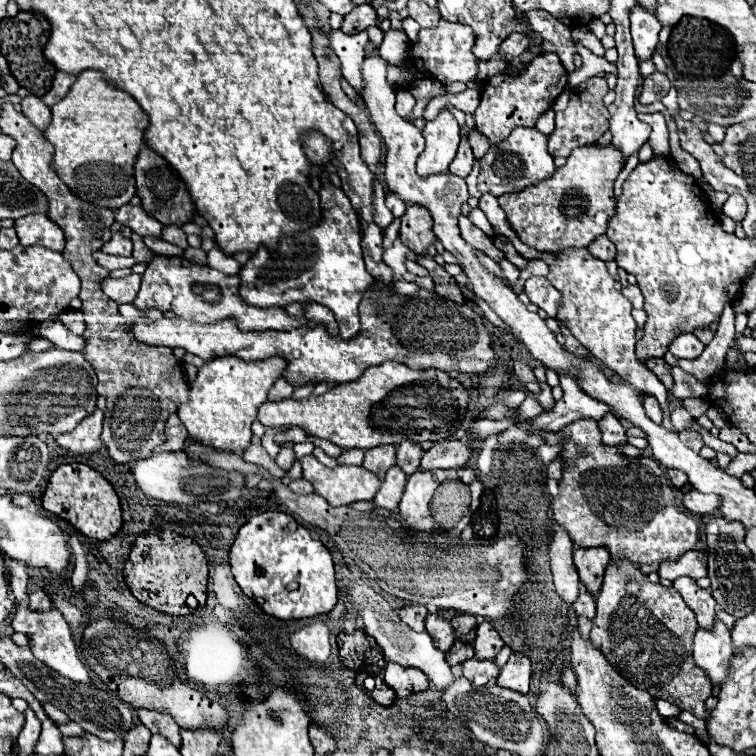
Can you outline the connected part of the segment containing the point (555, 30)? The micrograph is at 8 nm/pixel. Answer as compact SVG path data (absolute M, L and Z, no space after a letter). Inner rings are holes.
M531 10L525 16L531 24L531 30L541 36L541 48L545 52L555 52L567 72L573 72L573 56L577 54L577 48L573 44L571 30L543 10Z

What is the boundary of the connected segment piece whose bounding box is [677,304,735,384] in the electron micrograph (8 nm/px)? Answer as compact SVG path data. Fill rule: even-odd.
M727 304L721 318L719 318L719 326L717 326L717 334L711 340L711 344L705 346L703 354L695 360L679 360L677 366L681 366L685 372L691 372L697 380L703 380L705 384L711 384L713 380L719 378L719 374L723 372L723 362L725 362L725 354L735 338L735 314L731 310L731 306Z

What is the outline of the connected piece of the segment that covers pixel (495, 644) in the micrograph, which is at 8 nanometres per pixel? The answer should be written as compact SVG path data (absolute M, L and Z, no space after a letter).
M483 620L477 628L477 638L473 642L473 648L475 648L475 658L479 658L479 660L483 660L483 658L493 660L499 654L499 650L503 648L501 636L487 620Z

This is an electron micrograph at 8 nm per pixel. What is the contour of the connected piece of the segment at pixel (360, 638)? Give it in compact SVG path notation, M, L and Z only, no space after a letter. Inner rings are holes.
M363 630L339 634L337 646L339 646L341 662L355 672L367 670L377 660L383 660L383 652L381 652L379 644L375 640L371 640L371 636L367 636Z

